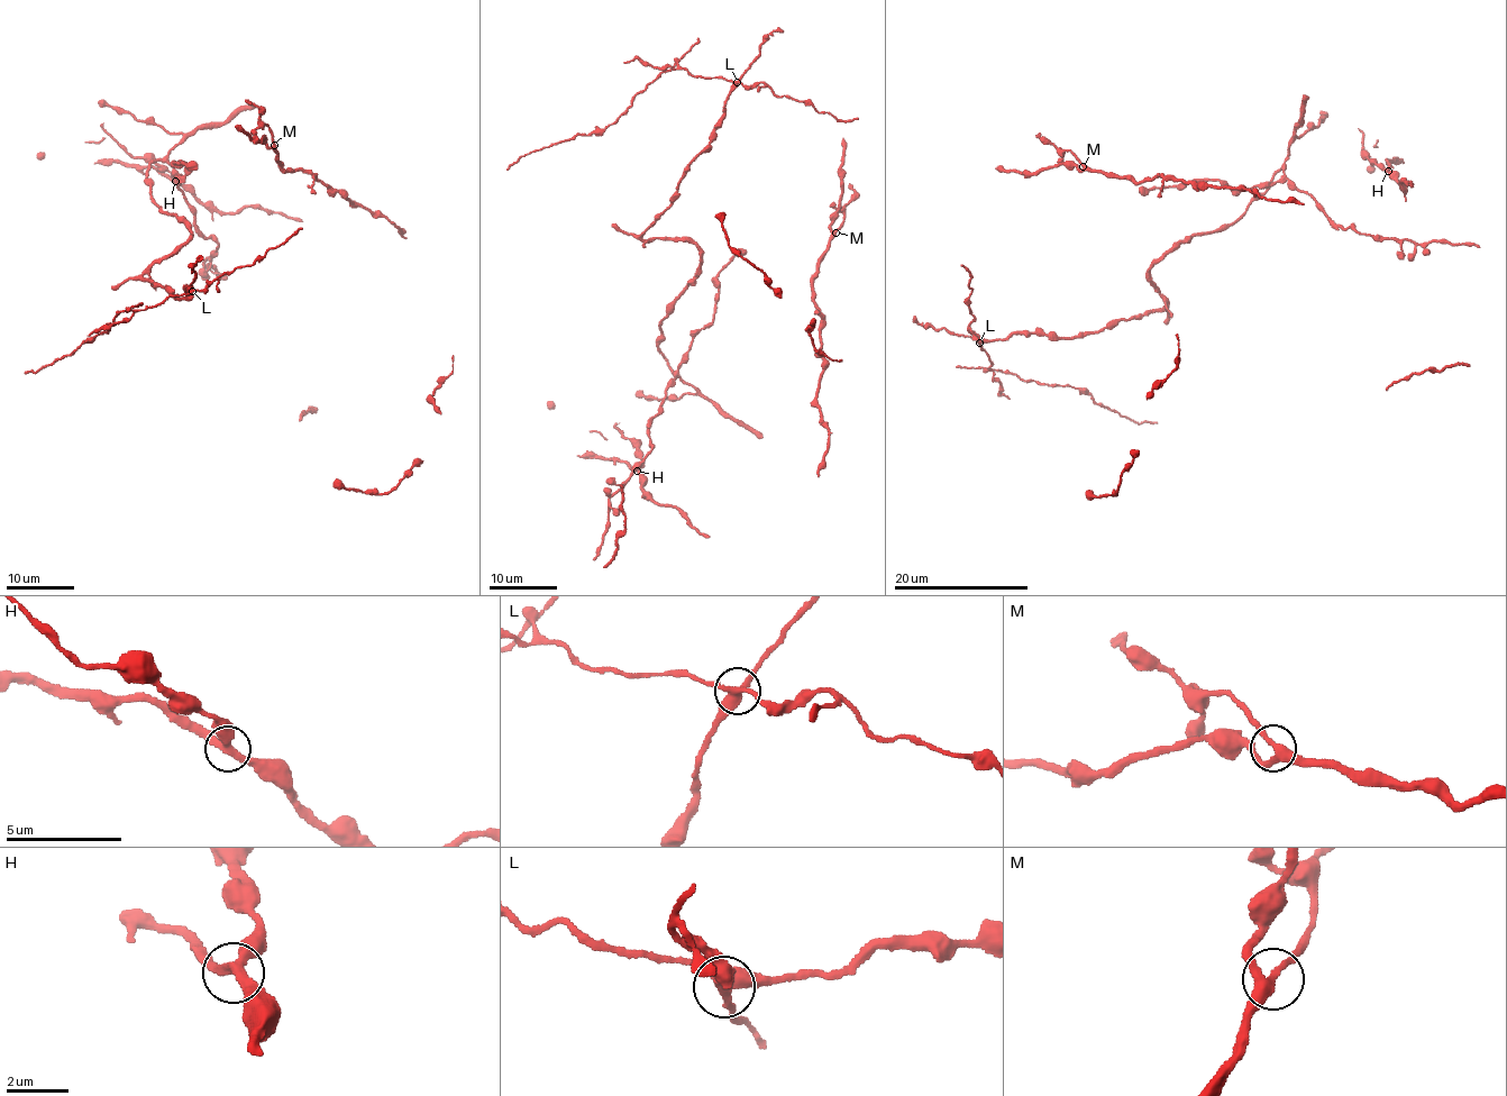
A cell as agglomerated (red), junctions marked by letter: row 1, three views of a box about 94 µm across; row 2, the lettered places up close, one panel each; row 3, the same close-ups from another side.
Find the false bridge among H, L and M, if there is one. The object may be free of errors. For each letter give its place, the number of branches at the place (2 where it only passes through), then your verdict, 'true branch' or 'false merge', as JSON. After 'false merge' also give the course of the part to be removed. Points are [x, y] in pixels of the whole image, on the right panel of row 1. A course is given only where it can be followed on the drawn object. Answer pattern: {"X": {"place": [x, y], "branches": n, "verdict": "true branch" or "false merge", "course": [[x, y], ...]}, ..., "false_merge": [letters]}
{"H": {"place": [1388, 171], "branches": 3, "verdict": "true branch"}, "L": {"place": [979, 343], "branches": 4, "verdict": "false merge", "course": [[979, 343], [992, 363], [988, 370], [1066, 385], [1135, 422], [1157, 422]]}, "M": {"place": [1083, 166], "branches": 3, "verdict": "true branch"}, "false_merge": ["L"]}

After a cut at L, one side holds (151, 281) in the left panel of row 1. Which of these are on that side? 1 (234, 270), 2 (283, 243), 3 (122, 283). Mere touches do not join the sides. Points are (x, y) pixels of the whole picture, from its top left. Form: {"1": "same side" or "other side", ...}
{"1": "other side", "2": "other side", "3": "same side"}

